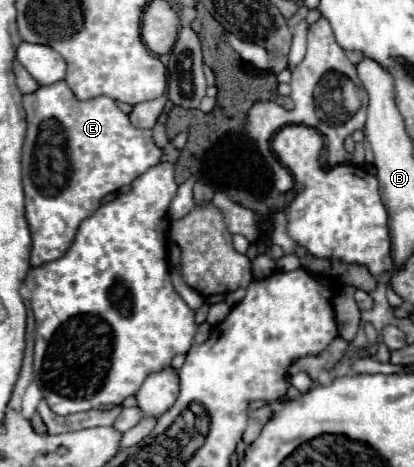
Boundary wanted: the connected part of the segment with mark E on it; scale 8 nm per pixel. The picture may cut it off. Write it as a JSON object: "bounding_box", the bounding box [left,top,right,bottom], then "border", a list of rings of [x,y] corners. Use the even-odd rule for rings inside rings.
{"bounding_box":[23,82,161,268],"border":[[[57,82],[57,84],[51,84],[51,86],[41,86],[37,92],[33,94],[25,94],[23,96],[23,108],[27,112],[27,136],[25,136],[25,144],[23,144],[23,190],[25,190],[25,220],[29,224],[29,230],[31,230],[31,240],[33,240],[33,248],[31,248],[31,268],[37,268],[37,266],[43,266],[47,262],[53,262],[53,260],[59,260],[67,248],[71,246],[73,238],[75,238],[75,232],[79,228],[79,224],[91,216],[97,208],[99,208],[99,202],[101,198],[105,198],[107,194],[111,192],[117,192],[121,186],[129,186],[137,176],[145,174],[151,166],[159,164],[161,162],[161,148],[155,146],[153,138],[151,138],[151,130],[141,130],[141,128],[135,128],[129,118],[117,108],[117,104],[107,98],[107,96],[99,96],[99,98],[93,98],[93,100],[77,100],[73,96],[73,92],[69,90],[69,86],[65,82]]]}

